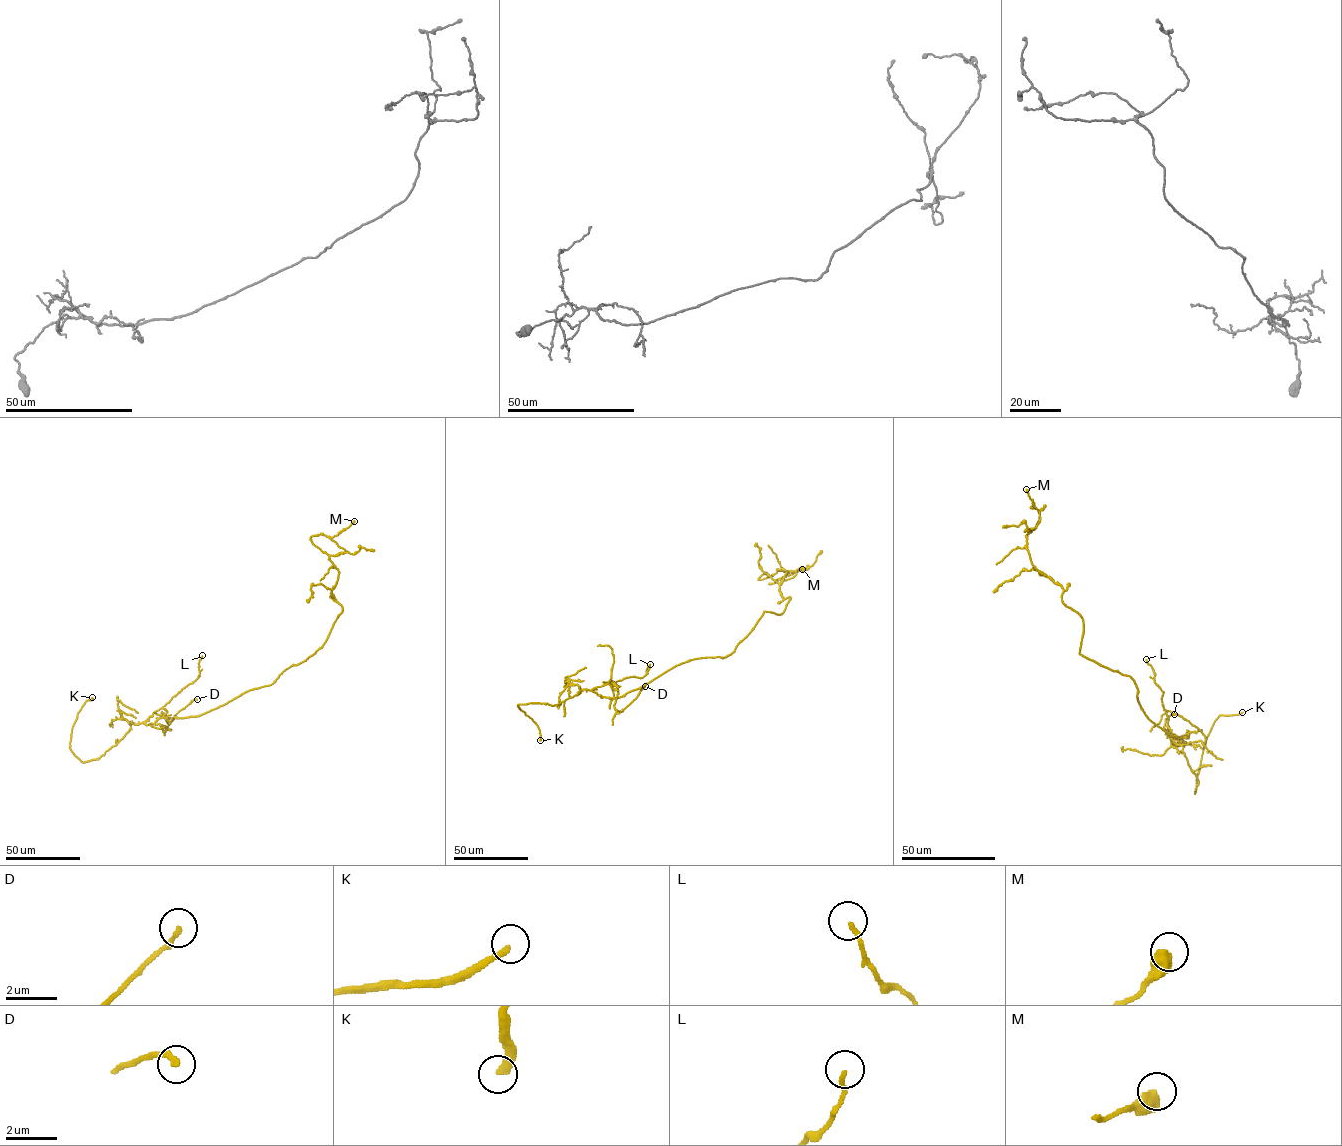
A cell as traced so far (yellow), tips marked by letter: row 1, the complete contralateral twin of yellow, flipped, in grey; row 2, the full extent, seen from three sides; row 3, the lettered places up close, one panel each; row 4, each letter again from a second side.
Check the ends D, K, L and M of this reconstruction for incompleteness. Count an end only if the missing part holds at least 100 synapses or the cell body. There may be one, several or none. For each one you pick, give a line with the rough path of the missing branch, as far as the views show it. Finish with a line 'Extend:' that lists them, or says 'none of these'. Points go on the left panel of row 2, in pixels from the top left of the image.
K: Course of what is missing: (92, 697), (103, 674)
Extend: K

